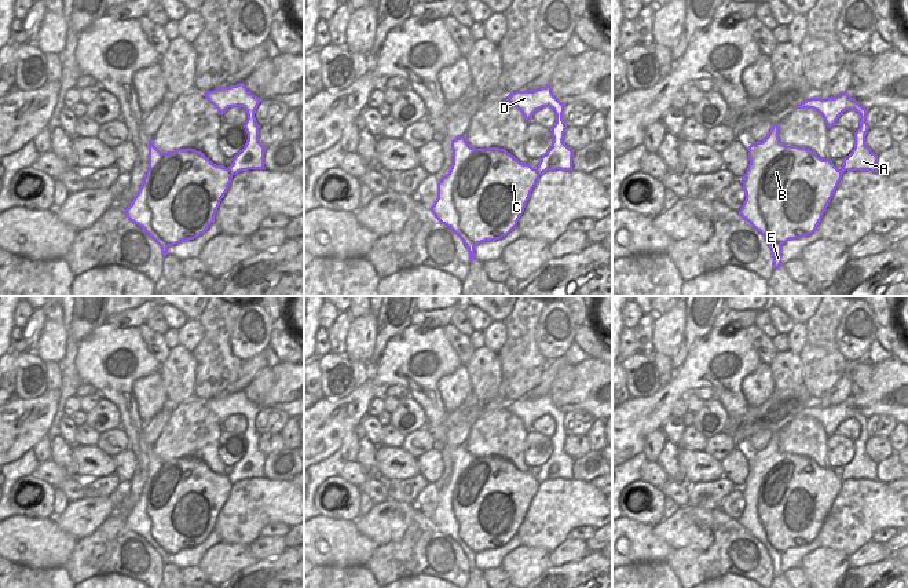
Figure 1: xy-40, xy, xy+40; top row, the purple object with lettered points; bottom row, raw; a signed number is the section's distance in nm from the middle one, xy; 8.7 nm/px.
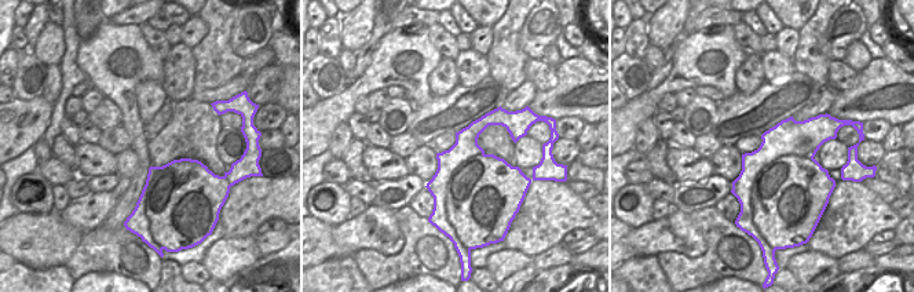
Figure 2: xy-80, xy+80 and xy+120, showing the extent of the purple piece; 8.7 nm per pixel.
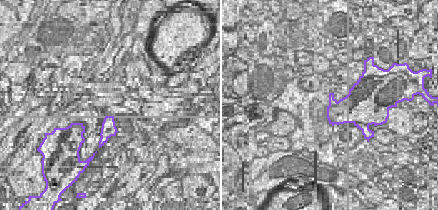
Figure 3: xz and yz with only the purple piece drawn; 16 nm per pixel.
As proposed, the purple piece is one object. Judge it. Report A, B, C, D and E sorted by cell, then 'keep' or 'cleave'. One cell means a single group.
A B C D E | keep

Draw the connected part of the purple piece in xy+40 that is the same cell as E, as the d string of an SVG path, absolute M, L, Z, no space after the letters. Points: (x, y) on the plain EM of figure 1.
M847 401L827 408L810 406L801 410L797 417L813 417L819 420L828 437L836 434L843 420L854 419L860 423L860 437L854 441L854 457L843 467L841 478L832 470L820 467L810 457L786 454L779 448L779 432L772 434L768 445L762 450L754 450L747 456L750 472L742 486L746 508L739 523L768 549L775 577L783 573L783 552L790 548L808 545L816 540L845 479L878 481L878 463L872 461L865 452L865 443L869 438L867 431L868 417L863 416Z

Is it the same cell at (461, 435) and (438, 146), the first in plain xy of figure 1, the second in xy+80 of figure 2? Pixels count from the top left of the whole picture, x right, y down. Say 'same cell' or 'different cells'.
same cell

